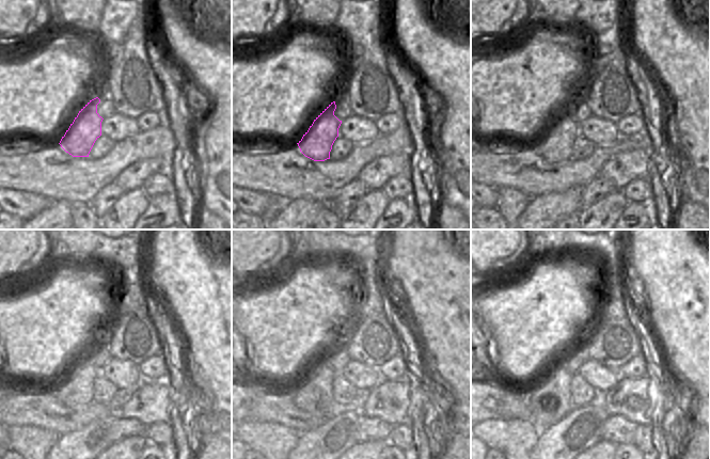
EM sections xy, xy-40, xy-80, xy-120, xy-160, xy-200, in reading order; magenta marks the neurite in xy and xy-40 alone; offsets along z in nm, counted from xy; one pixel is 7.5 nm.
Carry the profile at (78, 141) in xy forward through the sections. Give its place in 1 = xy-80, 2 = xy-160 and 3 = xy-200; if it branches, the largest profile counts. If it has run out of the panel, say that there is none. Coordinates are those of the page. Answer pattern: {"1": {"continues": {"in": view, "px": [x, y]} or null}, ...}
{"1": {"continues": {"in": "xy-80", "px": [555, 146]}}, "2": {"continues": {"in": "xy-160", "px": [314, 395]}}, "3": {"continues": {"in": "xy-200", "px": [550, 401]}}}

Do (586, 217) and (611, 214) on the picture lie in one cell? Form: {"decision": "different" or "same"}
{"decision": "same"}

